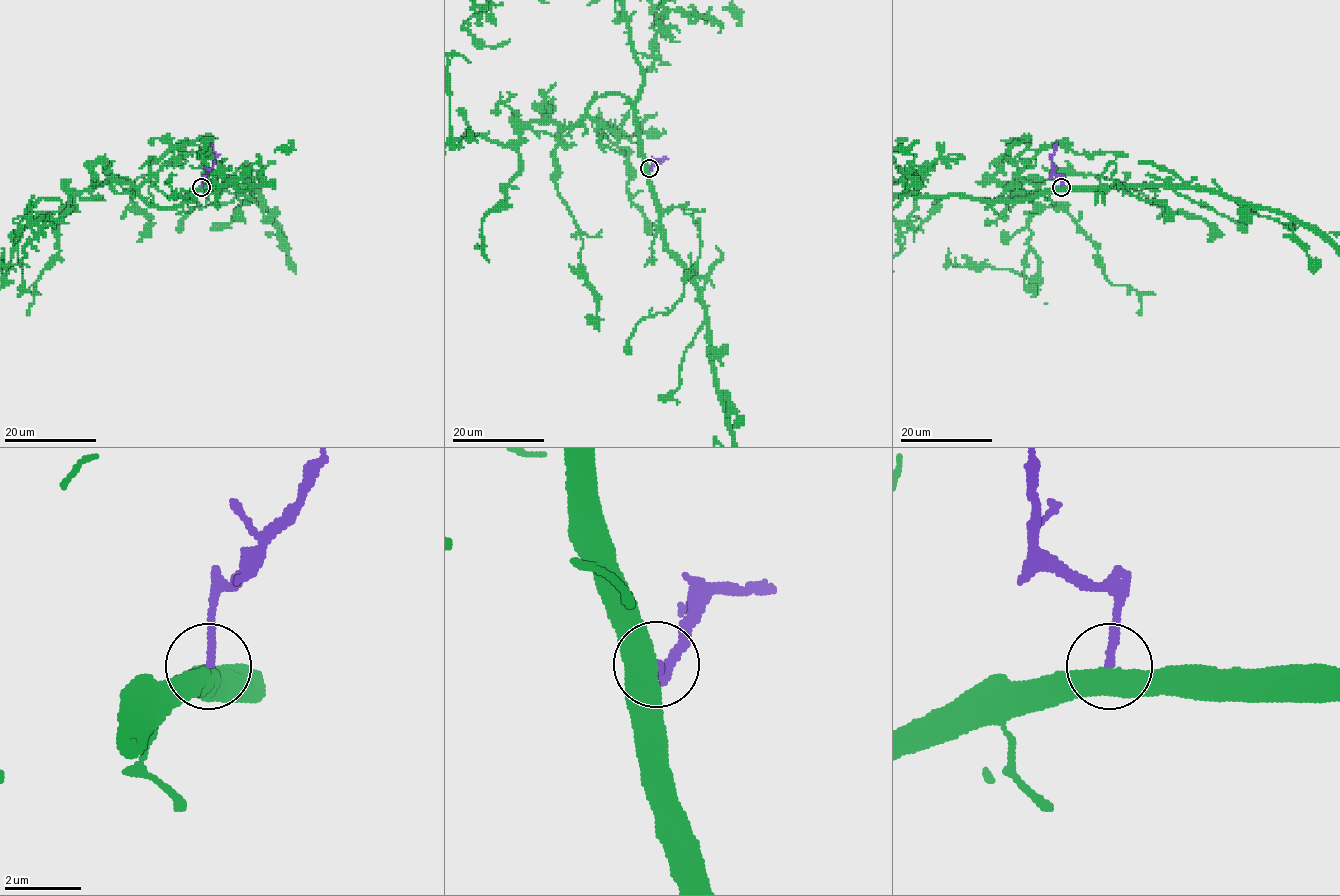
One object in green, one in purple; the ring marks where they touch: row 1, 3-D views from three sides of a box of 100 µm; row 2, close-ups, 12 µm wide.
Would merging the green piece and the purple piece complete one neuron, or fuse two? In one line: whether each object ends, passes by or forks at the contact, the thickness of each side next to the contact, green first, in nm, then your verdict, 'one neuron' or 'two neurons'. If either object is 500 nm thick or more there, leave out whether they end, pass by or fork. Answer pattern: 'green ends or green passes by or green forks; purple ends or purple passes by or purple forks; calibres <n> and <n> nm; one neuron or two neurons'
calibres 550 and 190 nm; one neuron

